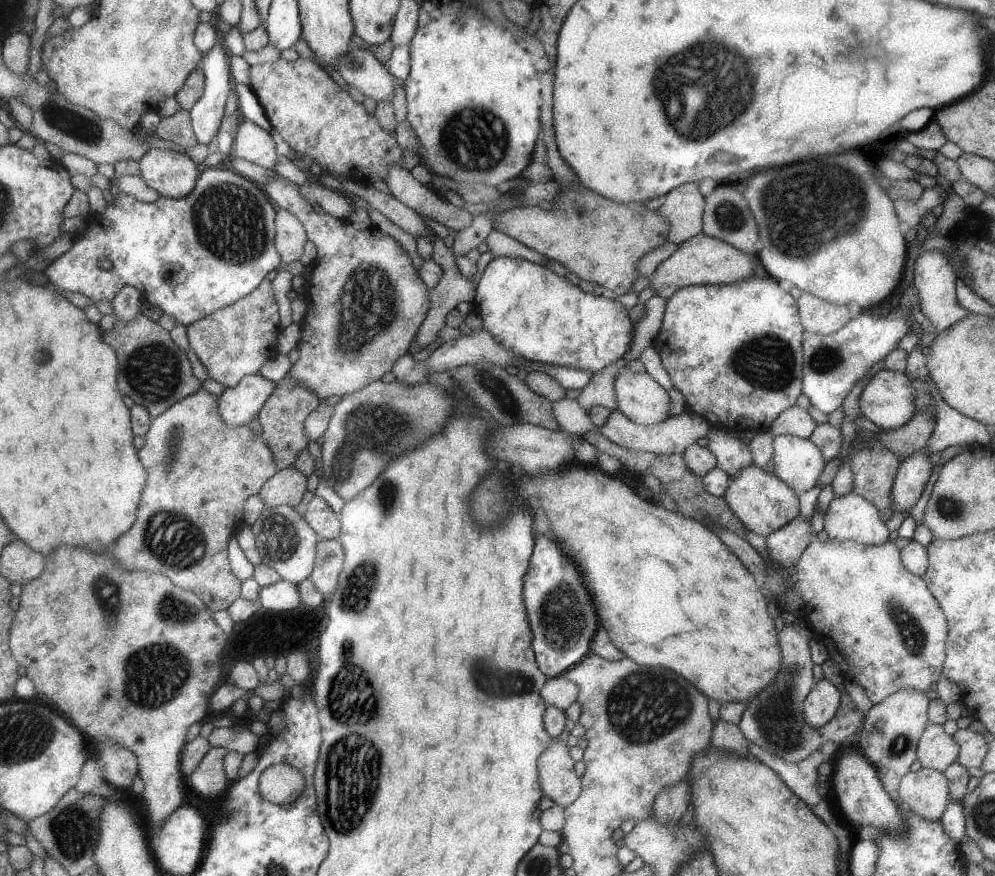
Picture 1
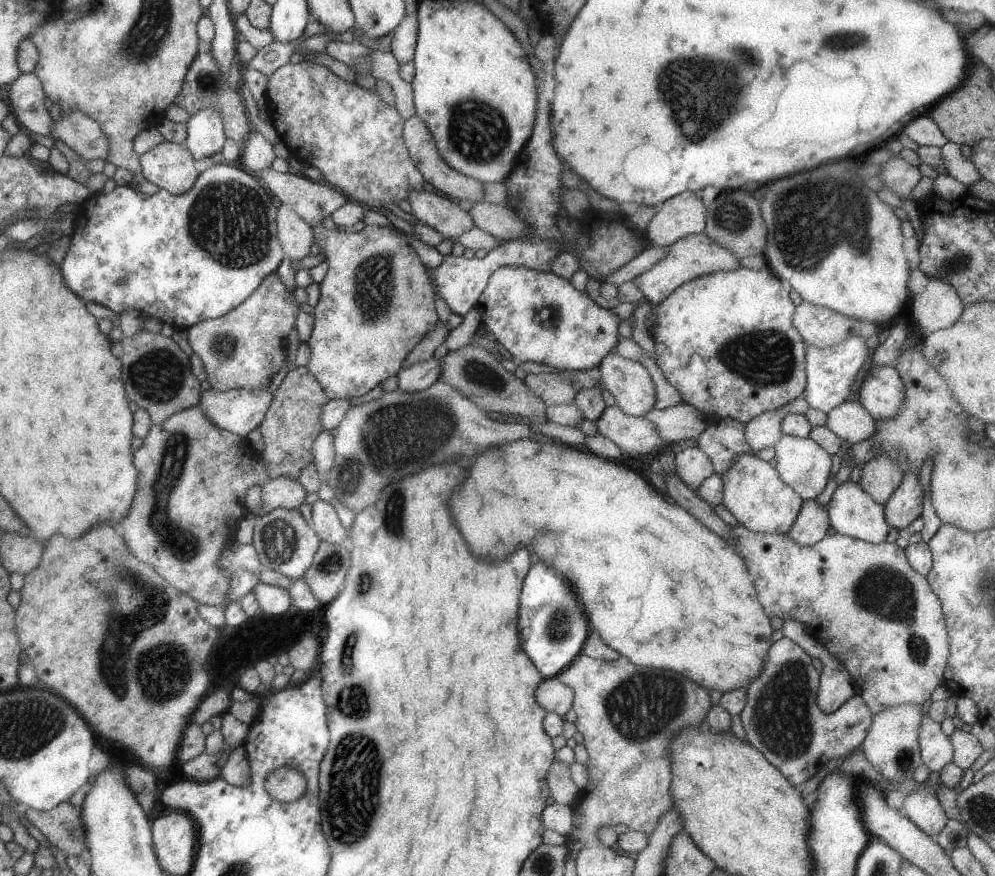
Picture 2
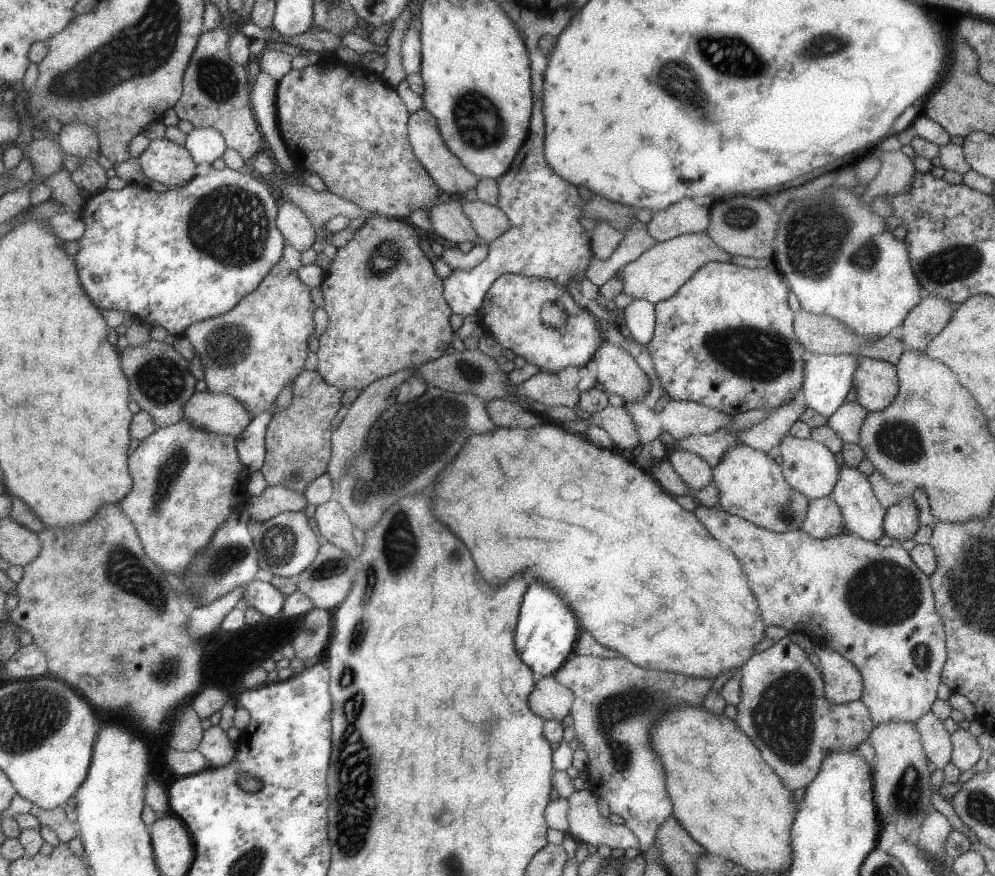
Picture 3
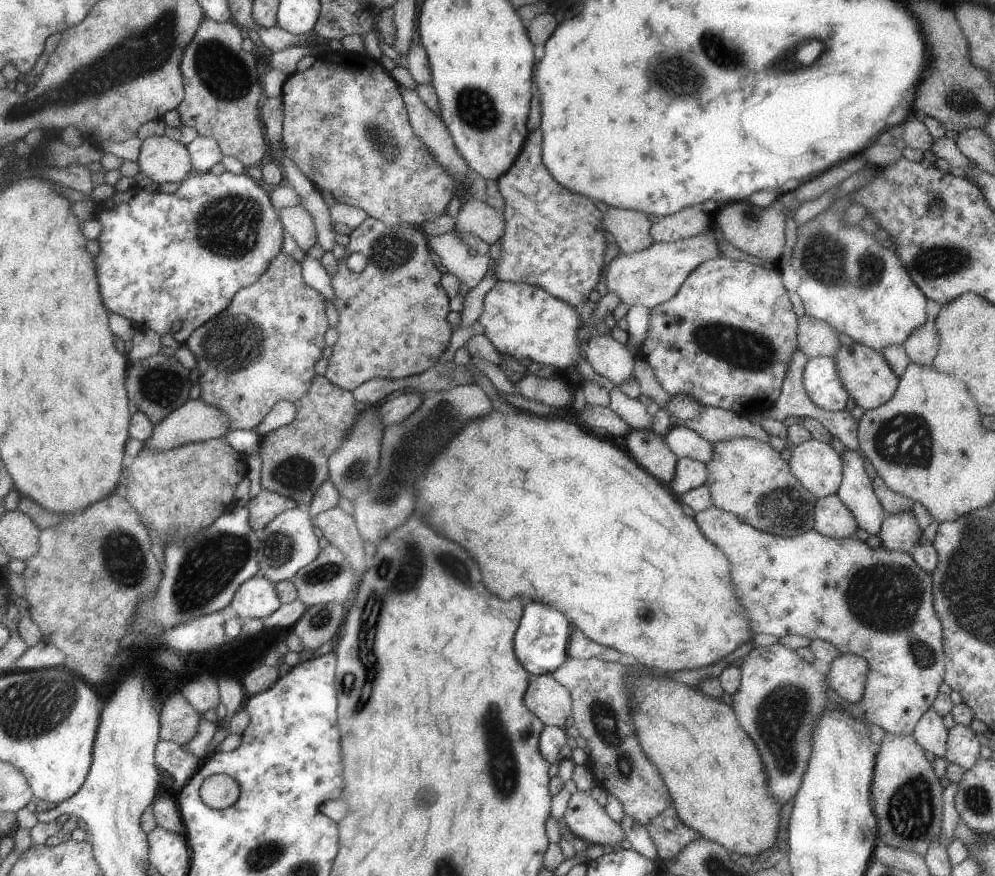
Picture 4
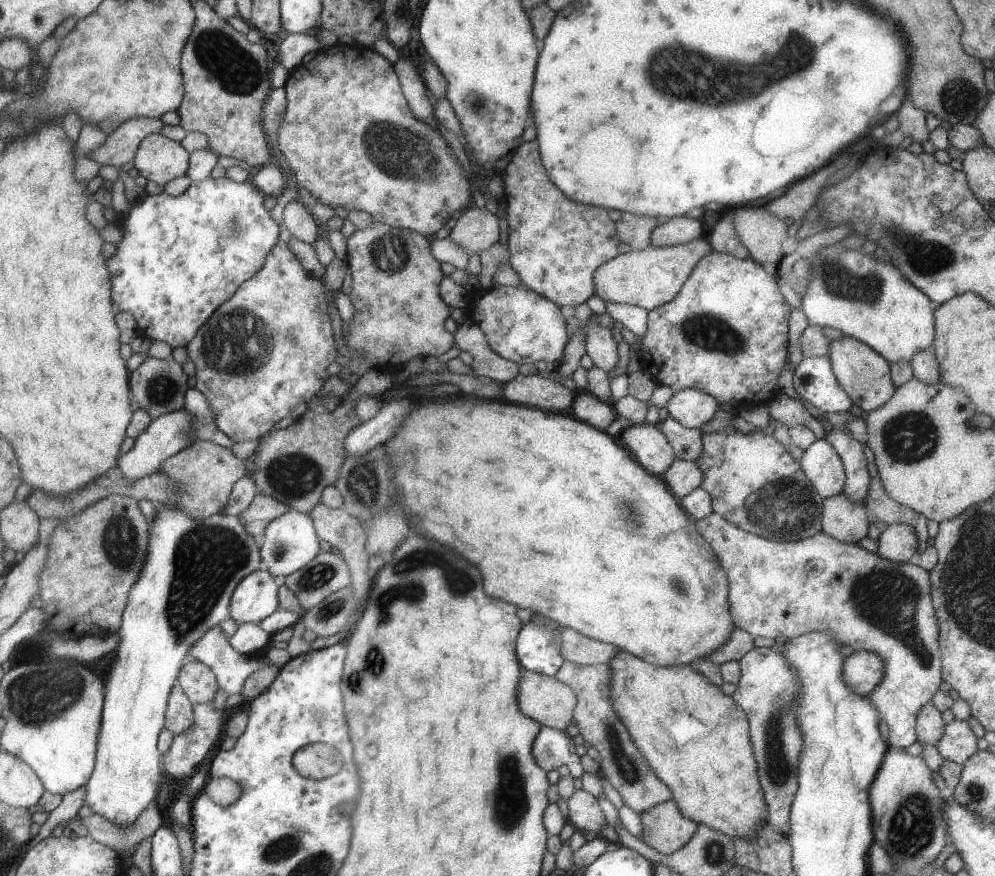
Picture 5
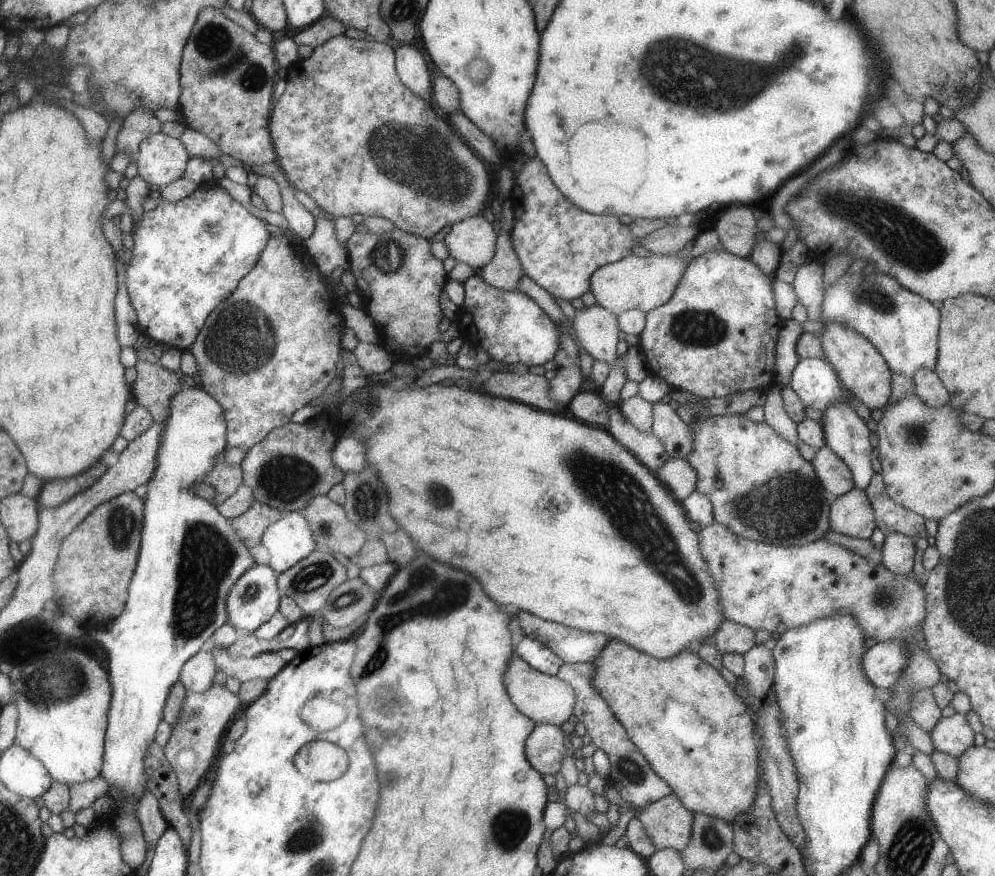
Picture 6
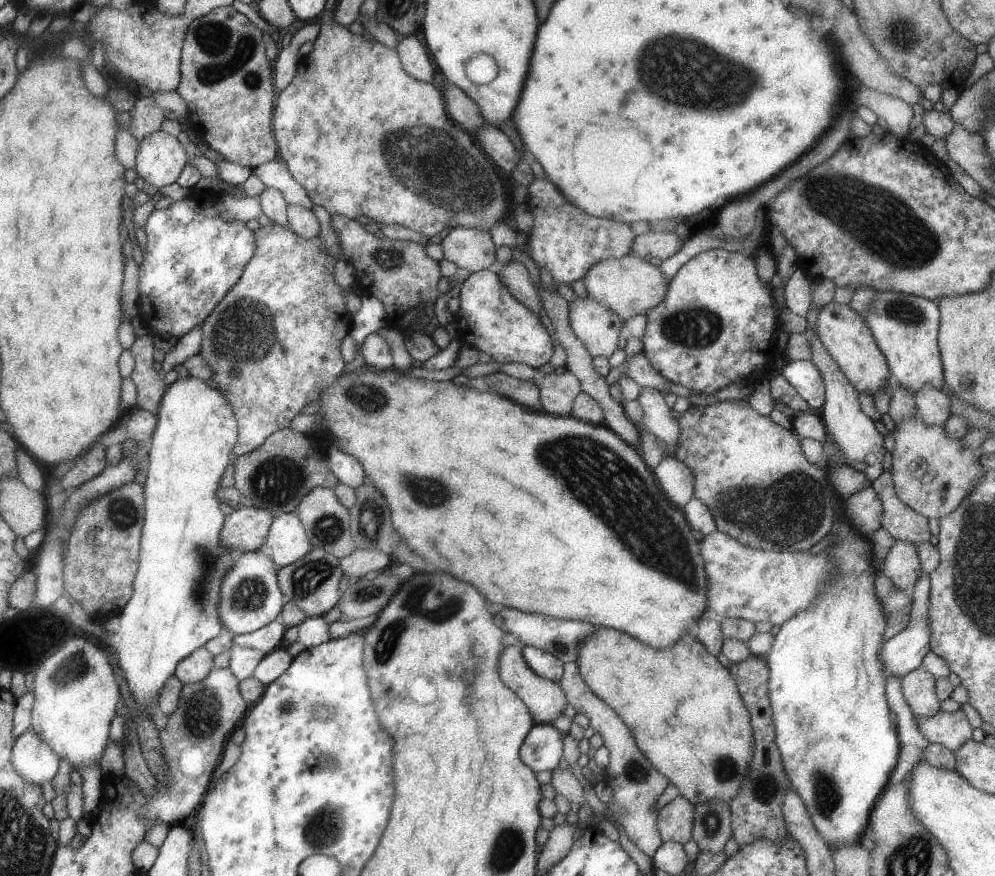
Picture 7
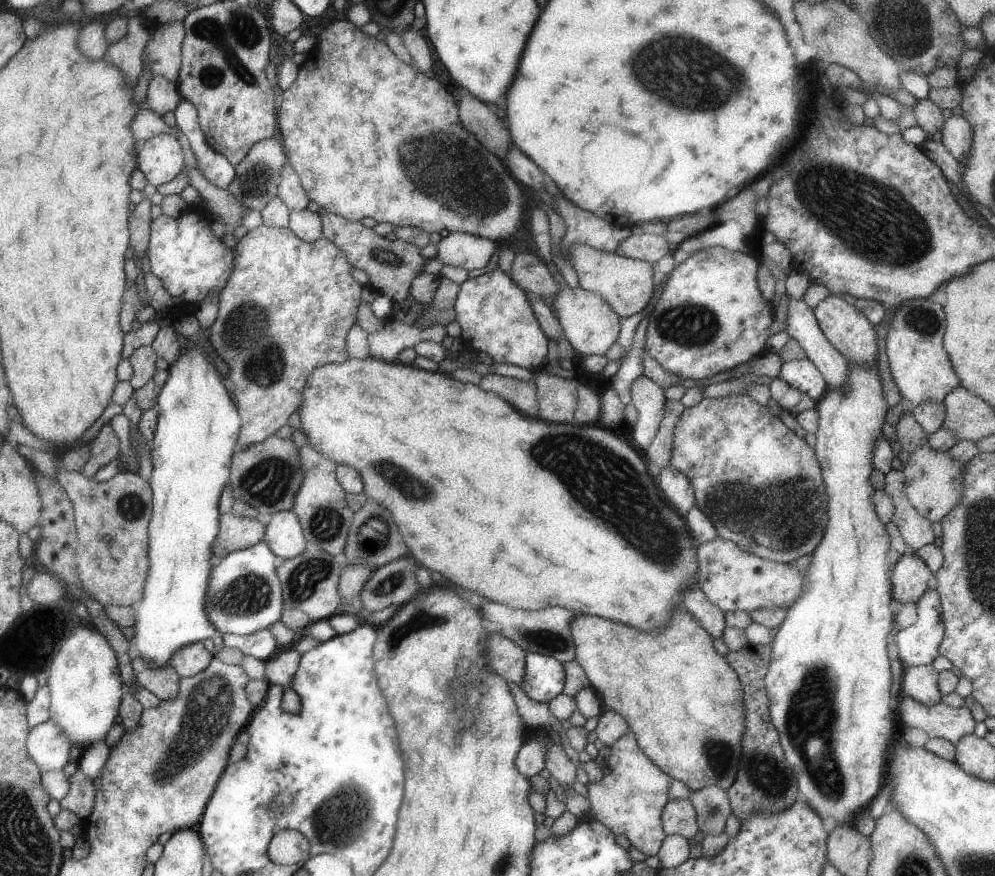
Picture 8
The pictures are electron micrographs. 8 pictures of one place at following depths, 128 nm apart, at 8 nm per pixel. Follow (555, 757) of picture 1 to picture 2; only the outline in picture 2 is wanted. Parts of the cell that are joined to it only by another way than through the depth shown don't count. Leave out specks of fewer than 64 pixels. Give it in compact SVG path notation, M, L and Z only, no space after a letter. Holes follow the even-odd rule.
M554 760L546 774L547 788L555 803L572 806L579 798L579 790L569 777L568 766Z

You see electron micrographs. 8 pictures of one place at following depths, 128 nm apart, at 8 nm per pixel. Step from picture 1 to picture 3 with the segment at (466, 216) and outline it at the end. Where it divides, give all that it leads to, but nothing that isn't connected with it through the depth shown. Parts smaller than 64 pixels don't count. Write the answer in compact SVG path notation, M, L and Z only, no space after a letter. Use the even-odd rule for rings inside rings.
M457 202L436 203L428 212L432 232L445 241L455 243L473 243L476 233Z

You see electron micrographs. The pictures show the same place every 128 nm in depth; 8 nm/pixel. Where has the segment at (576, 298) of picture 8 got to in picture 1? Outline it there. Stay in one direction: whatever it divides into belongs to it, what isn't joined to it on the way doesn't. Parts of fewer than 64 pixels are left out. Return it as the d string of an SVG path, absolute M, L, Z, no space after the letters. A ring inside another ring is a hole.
M619 369L612 387L616 409L631 422L650 425L670 416L666 389L644 370Z

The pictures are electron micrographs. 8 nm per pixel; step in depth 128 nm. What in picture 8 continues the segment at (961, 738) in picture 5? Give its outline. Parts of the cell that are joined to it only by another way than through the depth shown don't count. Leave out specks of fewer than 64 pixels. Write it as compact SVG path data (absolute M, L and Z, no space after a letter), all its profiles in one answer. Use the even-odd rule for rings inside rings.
M898 696L897 713L901 724L921 729L929 738L941 737L954 745L973 732L976 722L965 706L950 707L941 700L925 706L911 697Z

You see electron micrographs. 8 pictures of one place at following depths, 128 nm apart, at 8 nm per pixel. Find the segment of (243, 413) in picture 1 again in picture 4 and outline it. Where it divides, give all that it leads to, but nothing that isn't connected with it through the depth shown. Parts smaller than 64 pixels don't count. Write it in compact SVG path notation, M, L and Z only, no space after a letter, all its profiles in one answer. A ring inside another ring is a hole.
M198 398L195 400L189 399L160 423L153 425L154 430L150 437L140 444L140 446L145 446L152 451L168 451L192 442L221 438L222 434L229 430L226 418L218 407L207 406L201 403Z

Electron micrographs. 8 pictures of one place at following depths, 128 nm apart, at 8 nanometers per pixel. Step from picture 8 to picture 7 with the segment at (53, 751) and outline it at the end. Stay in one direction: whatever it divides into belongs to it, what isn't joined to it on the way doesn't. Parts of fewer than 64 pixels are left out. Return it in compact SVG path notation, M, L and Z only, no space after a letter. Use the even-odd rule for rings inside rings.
M33 730L25 731L15 743L12 761L27 782L43 786L59 772L60 756Z

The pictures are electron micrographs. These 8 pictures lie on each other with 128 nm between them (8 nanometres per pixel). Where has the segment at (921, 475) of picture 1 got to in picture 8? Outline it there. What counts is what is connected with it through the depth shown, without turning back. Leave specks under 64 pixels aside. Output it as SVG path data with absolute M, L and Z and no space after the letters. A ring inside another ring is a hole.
M910 551L901 555L891 574L891 592L897 603L915 603L932 587L933 574L929 567Z

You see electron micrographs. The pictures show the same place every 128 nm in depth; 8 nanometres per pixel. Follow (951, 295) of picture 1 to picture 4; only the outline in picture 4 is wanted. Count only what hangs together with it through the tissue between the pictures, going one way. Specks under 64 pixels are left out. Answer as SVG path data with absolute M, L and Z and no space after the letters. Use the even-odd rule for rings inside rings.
M926 299L926 321L913 329L902 344L911 362L922 367L932 366L932 360L938 347L938 332L934 320L942 305Z

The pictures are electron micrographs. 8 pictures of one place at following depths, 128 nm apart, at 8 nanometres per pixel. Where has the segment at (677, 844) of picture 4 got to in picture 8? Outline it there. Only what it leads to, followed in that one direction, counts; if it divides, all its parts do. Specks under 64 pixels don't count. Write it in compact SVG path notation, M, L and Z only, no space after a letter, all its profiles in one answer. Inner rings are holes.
M671 799L662 809L662 827L669 835L681 835L687 840L697 834L696 812L690 799Z

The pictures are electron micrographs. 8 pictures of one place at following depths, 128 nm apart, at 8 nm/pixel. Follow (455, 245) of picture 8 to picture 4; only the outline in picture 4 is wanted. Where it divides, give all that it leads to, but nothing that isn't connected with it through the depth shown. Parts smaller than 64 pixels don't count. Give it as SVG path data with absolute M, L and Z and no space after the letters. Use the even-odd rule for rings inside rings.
M469 199L460 206L454 219L454 228L461 233L471 233L485 241L489 246L503 236L503 220L493 208L484 201Z

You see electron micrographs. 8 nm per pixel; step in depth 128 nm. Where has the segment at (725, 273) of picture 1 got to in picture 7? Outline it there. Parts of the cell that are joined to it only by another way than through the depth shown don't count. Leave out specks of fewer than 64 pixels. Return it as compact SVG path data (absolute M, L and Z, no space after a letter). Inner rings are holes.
M631 252L622 257L609 257L606 260L597 261L581 279L587 296L610 307L624 321L634 315L645 315L649 309L657 306L666 296L666 286L669 282L657 267L648 260L633 256Z

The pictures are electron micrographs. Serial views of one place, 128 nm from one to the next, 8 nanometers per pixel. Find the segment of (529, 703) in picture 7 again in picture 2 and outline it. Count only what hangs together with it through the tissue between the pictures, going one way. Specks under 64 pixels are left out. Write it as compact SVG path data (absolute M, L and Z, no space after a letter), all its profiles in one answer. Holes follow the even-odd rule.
M545 677L534 690L534 697L547 713L557 713L562 717L572 708L574 692L557 677Z

